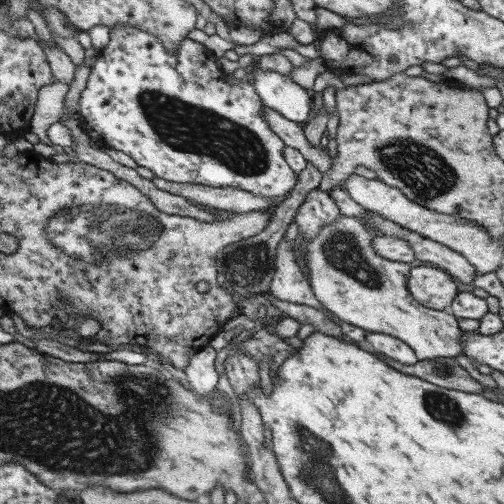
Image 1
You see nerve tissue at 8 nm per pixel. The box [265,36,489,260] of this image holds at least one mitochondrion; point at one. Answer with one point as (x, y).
(417, 167)

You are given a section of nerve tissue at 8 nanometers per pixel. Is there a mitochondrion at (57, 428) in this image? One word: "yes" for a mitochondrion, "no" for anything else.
yes

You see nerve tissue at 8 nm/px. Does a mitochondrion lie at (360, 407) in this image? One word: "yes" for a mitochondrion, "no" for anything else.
no

